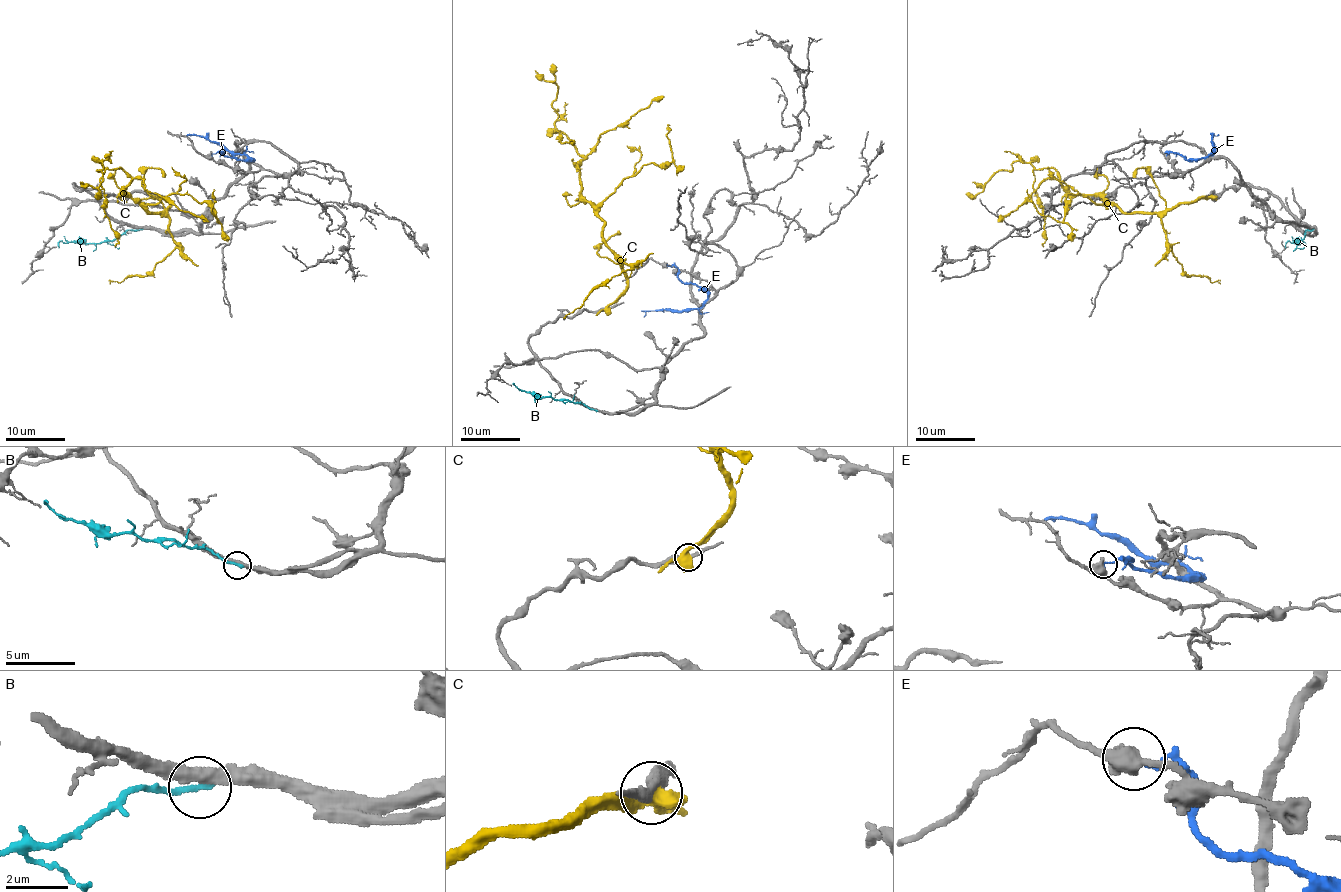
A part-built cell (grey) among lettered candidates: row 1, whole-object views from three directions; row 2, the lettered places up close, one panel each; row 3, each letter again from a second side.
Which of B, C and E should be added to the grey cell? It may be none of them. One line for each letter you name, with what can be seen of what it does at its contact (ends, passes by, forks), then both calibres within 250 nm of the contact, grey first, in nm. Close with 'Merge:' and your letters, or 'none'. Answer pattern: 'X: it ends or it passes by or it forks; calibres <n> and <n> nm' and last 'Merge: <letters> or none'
Merge: none

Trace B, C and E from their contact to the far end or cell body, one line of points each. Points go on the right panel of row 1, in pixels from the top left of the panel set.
B: (1313, 230), (1305, 230), (1301, 243), (1287, 242), (1286, 248)
C: (1211, 196), (1122, 212), (1097, 194), (1070, 193), (1052, 168), (1020, 160), (965, 193)
E: (1166, 155), (1168, 152), (1180, 153), (1185, 159), (1205, 159), (1211, 153), (1212, 135)

